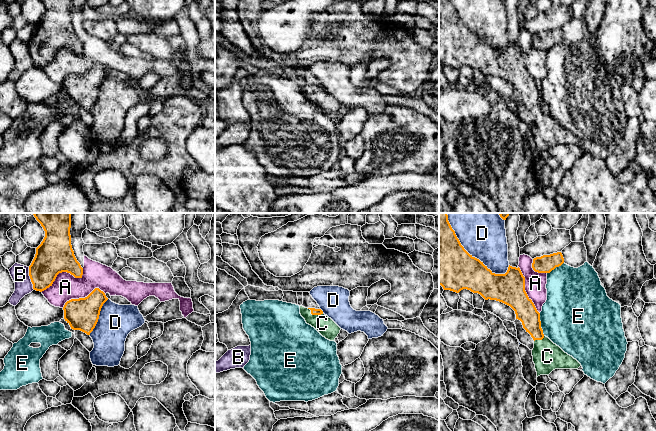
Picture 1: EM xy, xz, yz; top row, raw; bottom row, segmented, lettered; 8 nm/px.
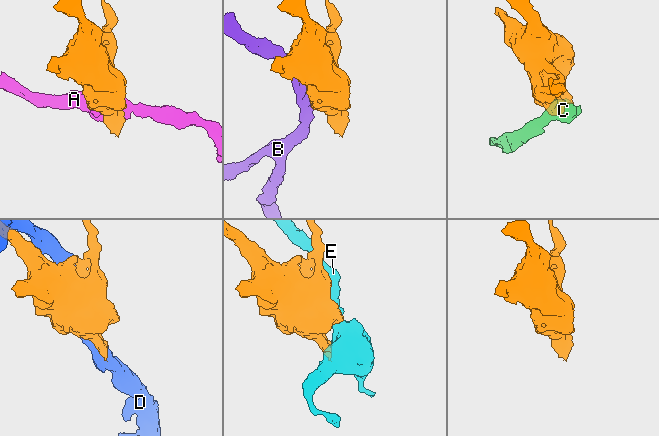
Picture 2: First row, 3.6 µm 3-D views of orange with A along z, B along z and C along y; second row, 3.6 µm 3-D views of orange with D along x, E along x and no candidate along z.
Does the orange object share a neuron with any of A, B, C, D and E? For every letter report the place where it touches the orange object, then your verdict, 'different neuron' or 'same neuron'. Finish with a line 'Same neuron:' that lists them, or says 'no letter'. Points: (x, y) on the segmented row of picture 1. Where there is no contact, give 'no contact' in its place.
A: meets orange in xy at (63, 271); different neuron
B: meets orange in xy at (30, 278); different neuron
C: meets orange in xz at (314, 314); same neuron
D: meets orange in yz at (467, 252); different neuron
E: meets orange in yz at (540, 324); different neuron
Same neuron: C

